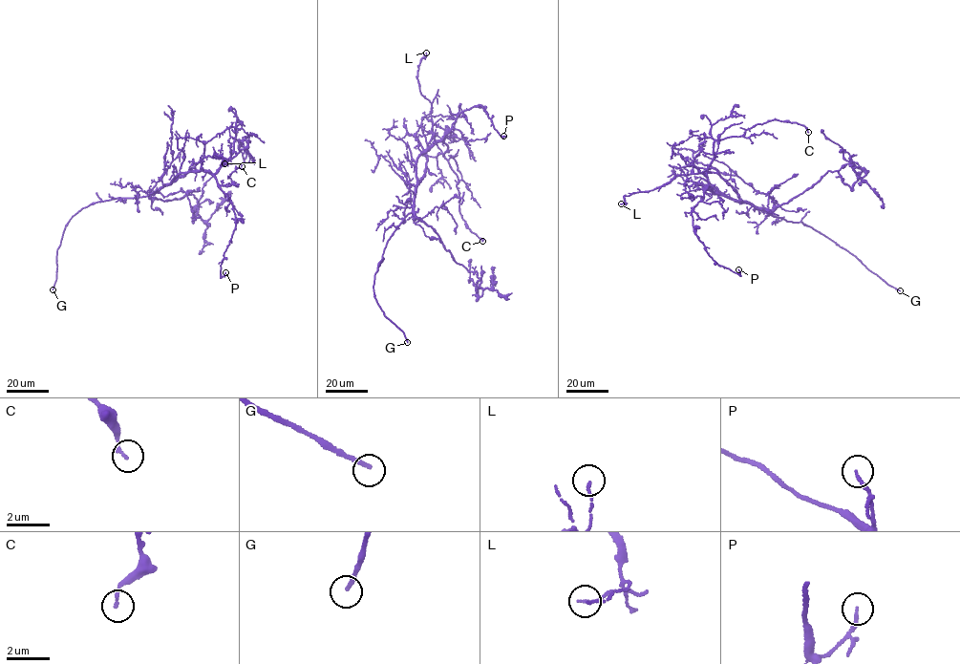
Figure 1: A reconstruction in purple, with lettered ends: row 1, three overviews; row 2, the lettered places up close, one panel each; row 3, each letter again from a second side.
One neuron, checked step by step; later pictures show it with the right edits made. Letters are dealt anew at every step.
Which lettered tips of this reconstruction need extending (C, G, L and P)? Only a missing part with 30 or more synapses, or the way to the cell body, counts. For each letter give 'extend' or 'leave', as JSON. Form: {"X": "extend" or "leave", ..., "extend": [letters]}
{"C": "leave", "G": "extend", "L": "leave", "P": "leave", "extend": ["G"]}

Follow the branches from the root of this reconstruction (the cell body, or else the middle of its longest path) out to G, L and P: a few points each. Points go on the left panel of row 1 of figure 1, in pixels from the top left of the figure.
G: (162, 186), (145, 196), (98, 202), (71, 217), (56, 251), (56, 280), (53, 289)
L: (162, 186), (208, 156), (221, 154), (221, 158), (212, 157), (221, 156), (224, 163)
P: (162, 186), (181, 173), (203, 170), (216, 179), (230, 201), (235, 217), (220, 266), (222, 276), (225, 272)

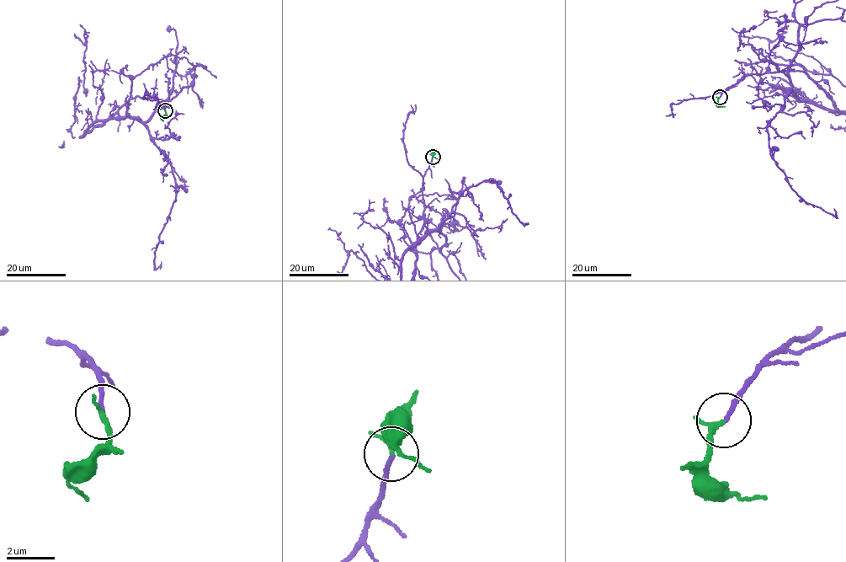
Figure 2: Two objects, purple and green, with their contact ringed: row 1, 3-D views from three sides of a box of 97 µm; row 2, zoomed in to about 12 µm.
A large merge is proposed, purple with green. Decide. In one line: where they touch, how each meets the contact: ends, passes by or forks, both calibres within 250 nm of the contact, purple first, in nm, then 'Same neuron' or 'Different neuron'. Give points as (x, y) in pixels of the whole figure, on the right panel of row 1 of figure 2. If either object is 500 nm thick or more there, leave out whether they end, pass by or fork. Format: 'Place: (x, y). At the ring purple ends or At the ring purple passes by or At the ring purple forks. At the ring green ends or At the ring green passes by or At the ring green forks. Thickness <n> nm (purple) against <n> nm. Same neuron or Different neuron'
Place: (720, 97). At the ring purple ends. At the ring green passes by. Thickness 170 nm (purple) against 150 nm. Same neuron

